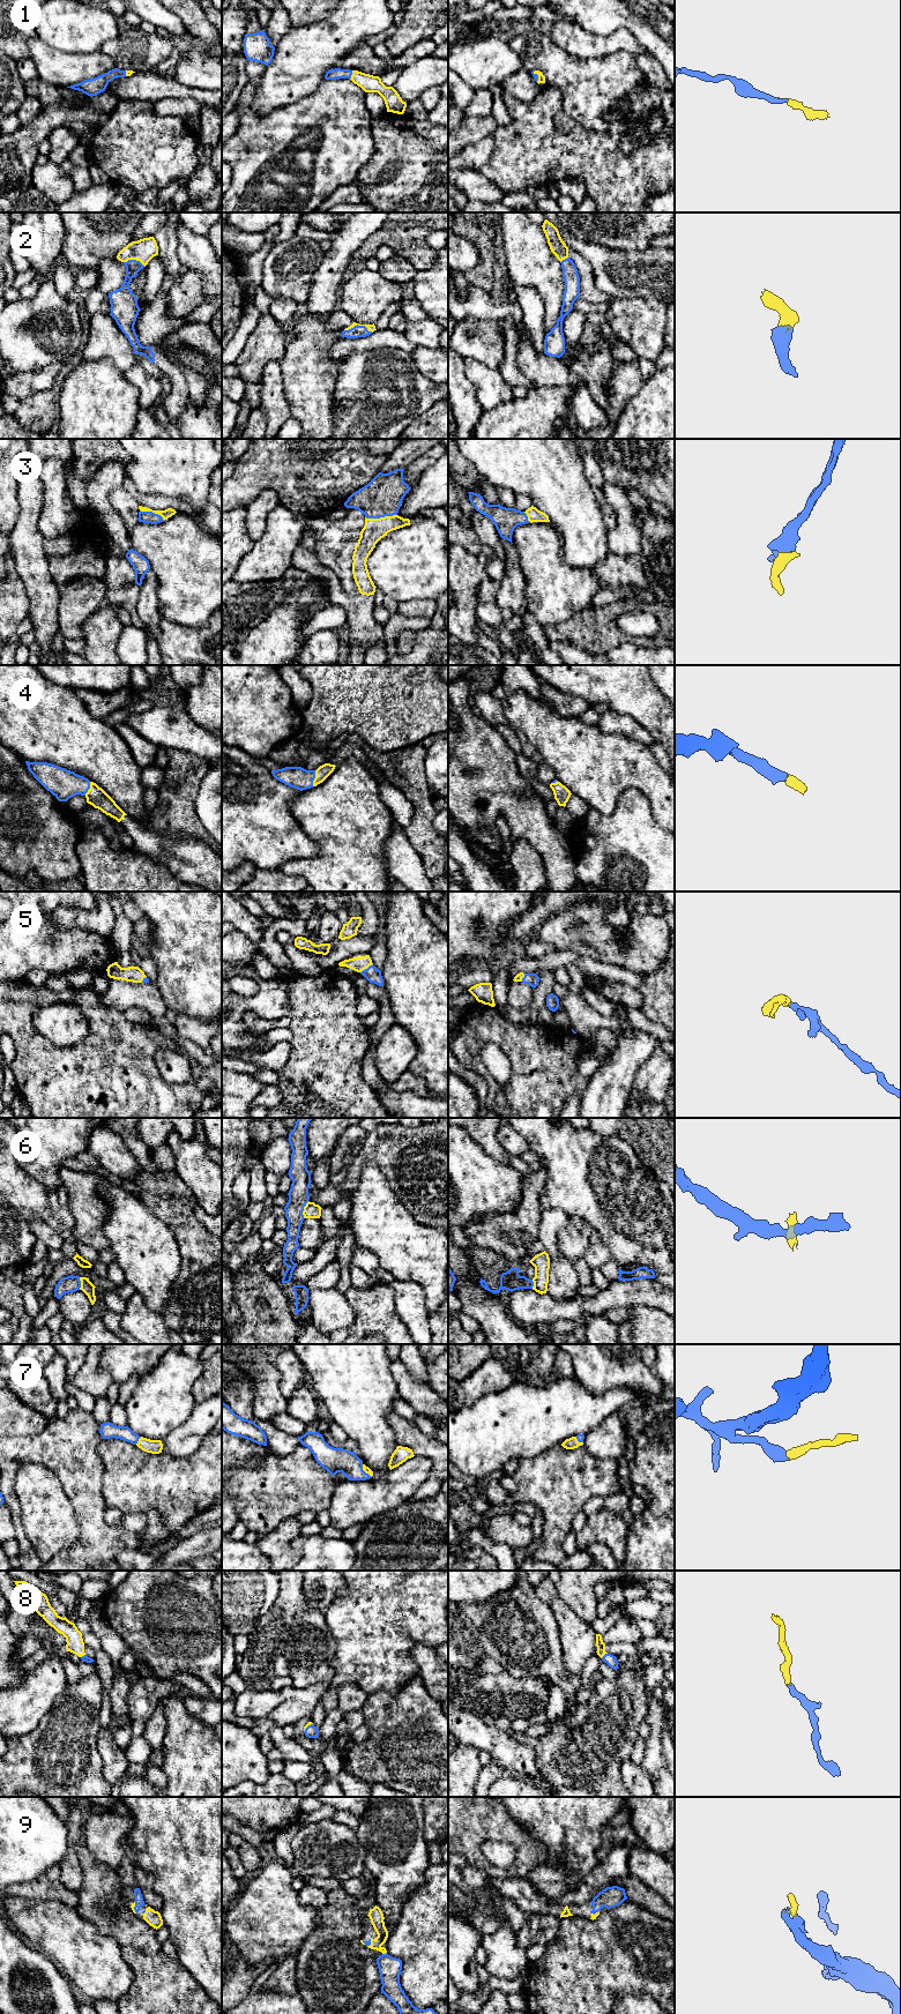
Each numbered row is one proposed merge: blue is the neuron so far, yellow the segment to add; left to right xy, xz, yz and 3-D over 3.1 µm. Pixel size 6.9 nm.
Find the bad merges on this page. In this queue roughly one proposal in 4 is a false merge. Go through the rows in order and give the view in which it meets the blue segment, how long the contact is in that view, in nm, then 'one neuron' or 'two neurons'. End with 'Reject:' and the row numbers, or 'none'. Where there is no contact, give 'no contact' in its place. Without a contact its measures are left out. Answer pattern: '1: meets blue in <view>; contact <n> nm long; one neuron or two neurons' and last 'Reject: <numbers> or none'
1: meets blue in xz; contact 70 nm long; one neuron
2: meets blue in xz; contact 200 nm long; one neuron
3: meets blue in xz; contact 220 nm long; one neuron
4: meets blue in xz; contact 110 nm long; one neuron
5: meets blue in xz; contact 110 nm long; one neuron
6: meets blue in xz; contact 130 nm long; two neurons
7: meets blue in xy; contact 70 nm long; one neuron
8: meets blue in yz; contact 60 nm long; one neuron
9: meets blue in xz; contact 40 nm long; one neuron
Reject: 6

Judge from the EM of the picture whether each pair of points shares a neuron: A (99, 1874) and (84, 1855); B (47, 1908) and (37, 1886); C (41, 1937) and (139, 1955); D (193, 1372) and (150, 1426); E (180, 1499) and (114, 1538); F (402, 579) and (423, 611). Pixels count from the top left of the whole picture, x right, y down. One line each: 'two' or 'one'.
A: one
B: two
C: two
D: one
E: two
F: two

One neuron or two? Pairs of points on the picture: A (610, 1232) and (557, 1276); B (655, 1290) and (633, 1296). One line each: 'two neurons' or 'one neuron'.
A: two neurons
B: one neuron

